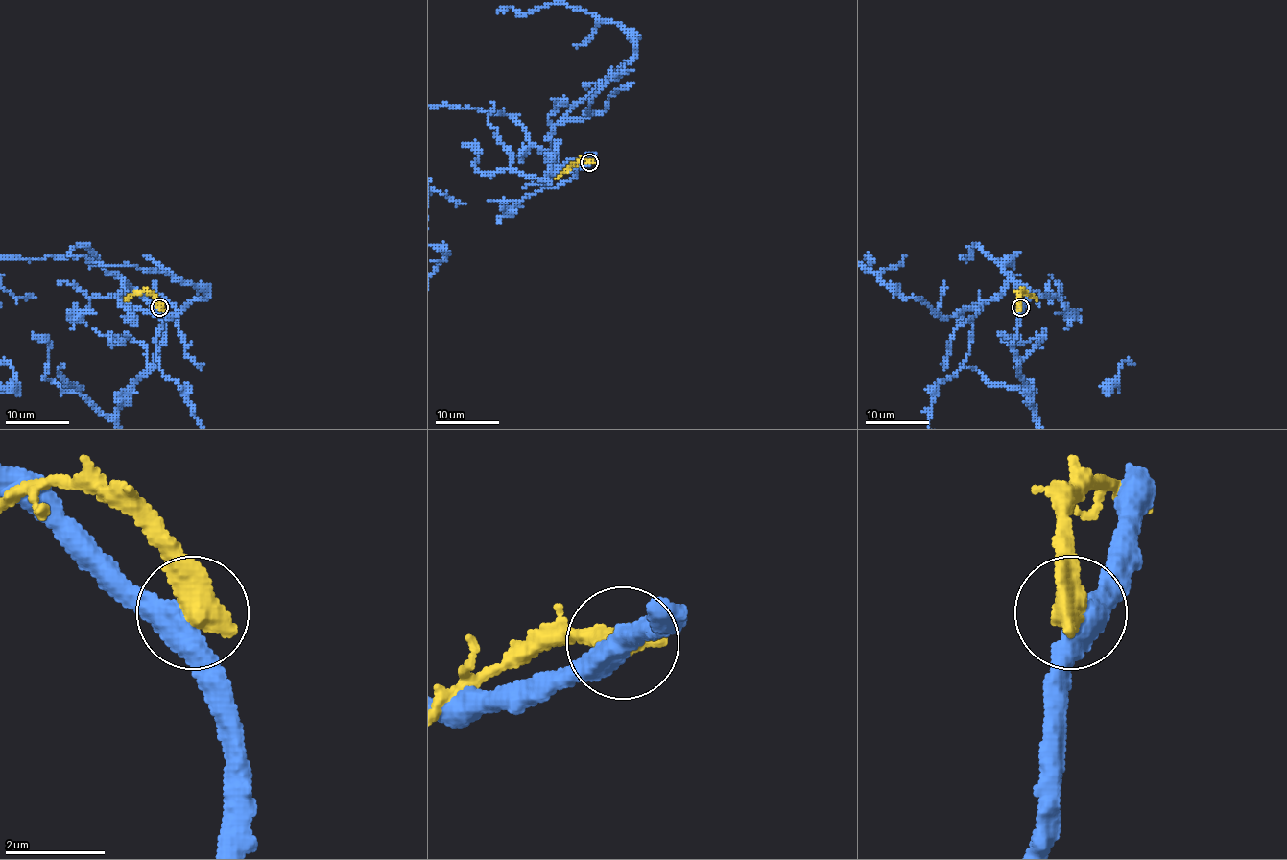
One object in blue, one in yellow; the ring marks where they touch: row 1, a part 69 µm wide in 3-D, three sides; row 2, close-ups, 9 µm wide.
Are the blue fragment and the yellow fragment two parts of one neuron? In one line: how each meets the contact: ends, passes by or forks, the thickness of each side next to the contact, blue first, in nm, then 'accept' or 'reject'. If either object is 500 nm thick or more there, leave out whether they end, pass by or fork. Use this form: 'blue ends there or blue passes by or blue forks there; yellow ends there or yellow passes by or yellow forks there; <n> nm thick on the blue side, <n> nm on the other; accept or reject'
480 nm thick on the blue side, 600 nm on the other; reject

